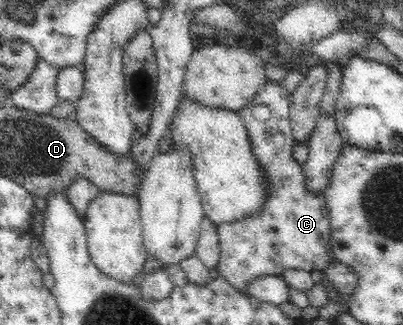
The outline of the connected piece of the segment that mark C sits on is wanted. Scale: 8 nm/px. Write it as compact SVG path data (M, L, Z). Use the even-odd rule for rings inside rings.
M268 78L251 97L251 100L235 112L241 117L246 126L252 150L262 164L262 170L266 174L270 195L265 209L260 215L242 219L238 223L222 223L216 227L219 237L221 254L219 257L217 272L219 277L224 279L230 287L239 291L242 295L248 296L248 285L252 279L266 275L281 275L281 273L291 267L292 269L304 269L304 271L323 270L326 264L334 258L331 251L331 225L329 213L326 208L325 195L311 195L305 190L305 177L303 168L292 158L292 145L295 143L291 128L290 117L291 93L286 90L283 81ZM256 105L270 108L270 117L265 121L260 121L254 117L254 107Z

